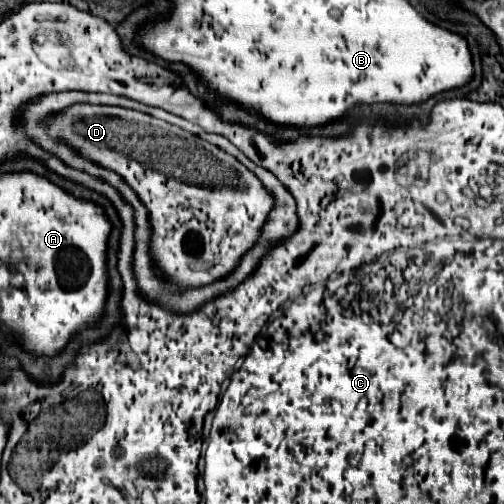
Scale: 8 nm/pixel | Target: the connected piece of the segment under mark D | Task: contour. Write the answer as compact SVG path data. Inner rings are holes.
M77 103L49 115L45 129L51 137L55 137L55 141L67 143L87 161L93 161L99 167L123 177L125 183L137 193L149 211L151 261L169 283L177 285L177 289L197 289L231 275L237 269L241 257L257 243L263 225L275 207L275 197L265 189L263 181L235 157L229 157L229 153L217 149L197 135L147 113L125 107ZM191 209L203 213L205 221L199 221Z

